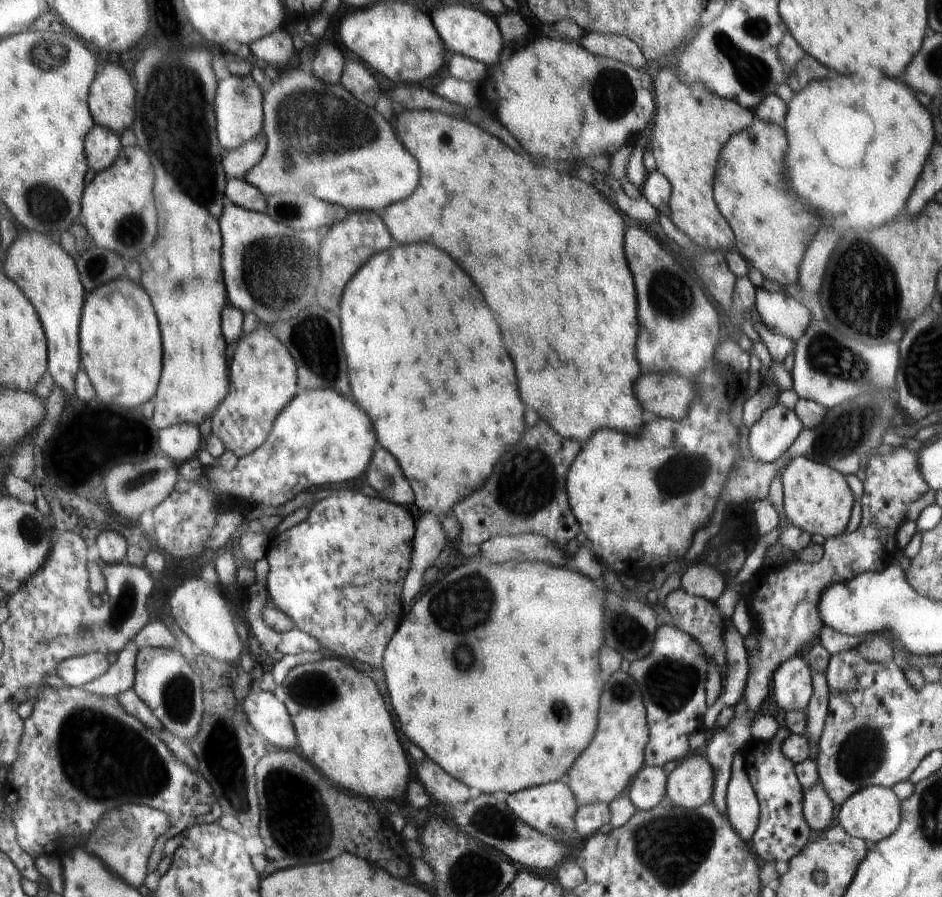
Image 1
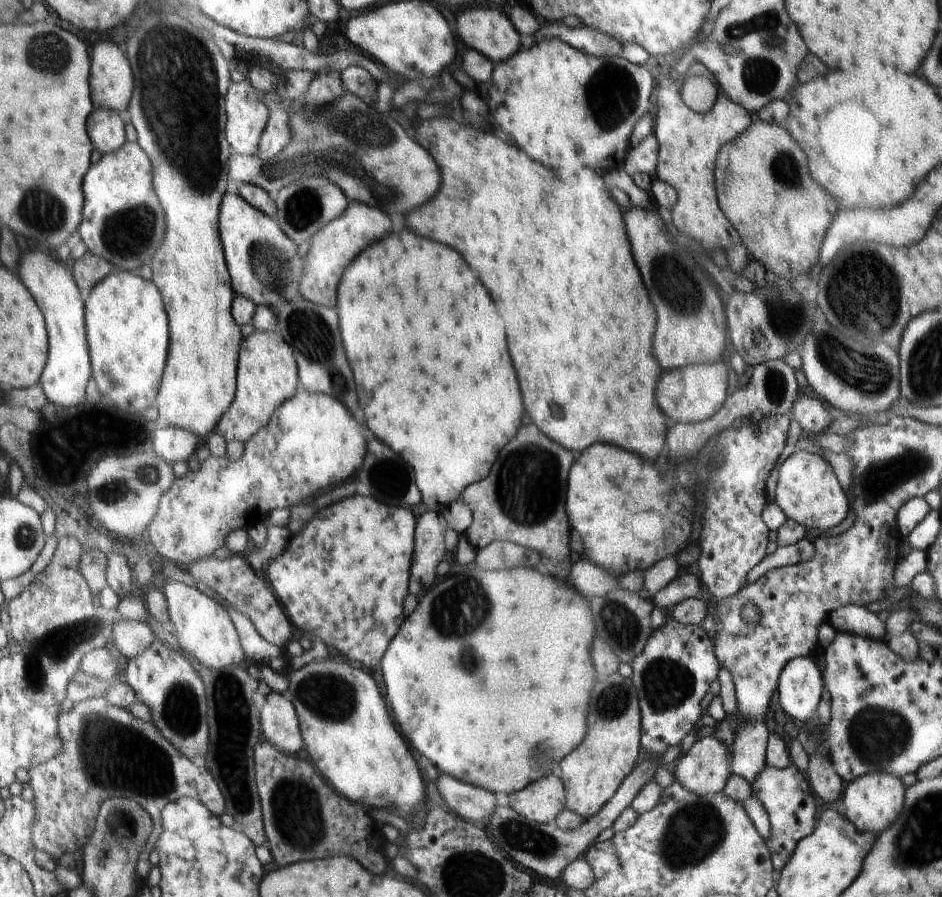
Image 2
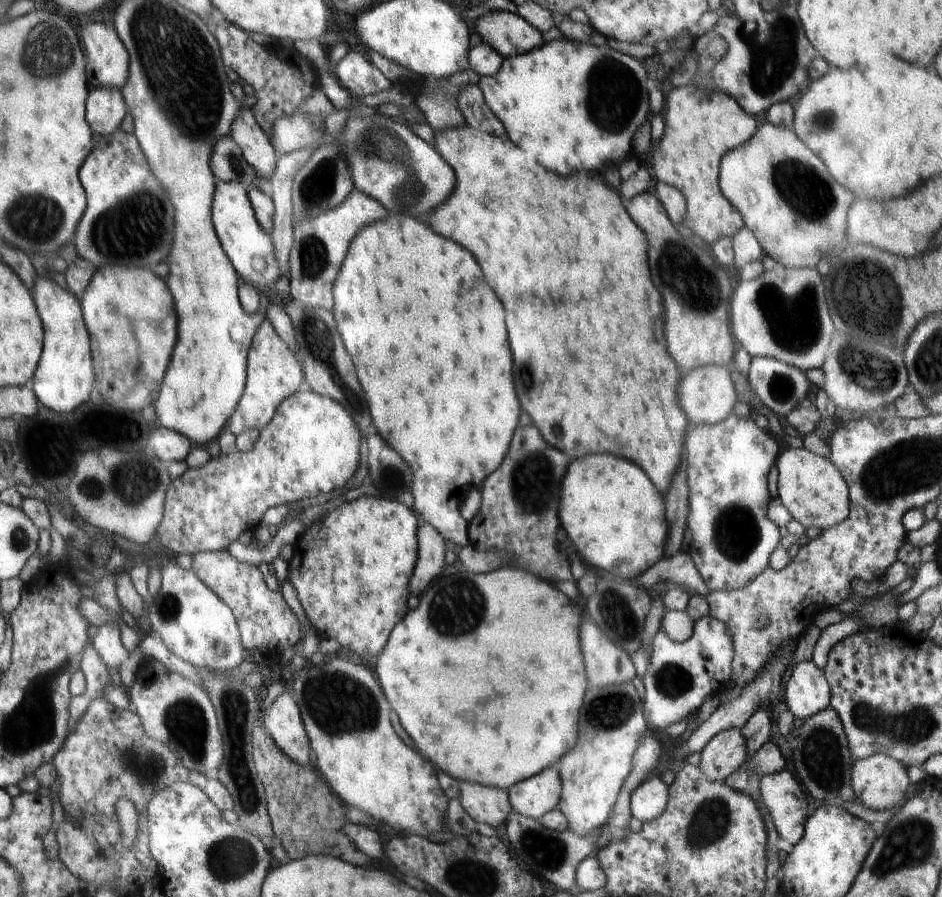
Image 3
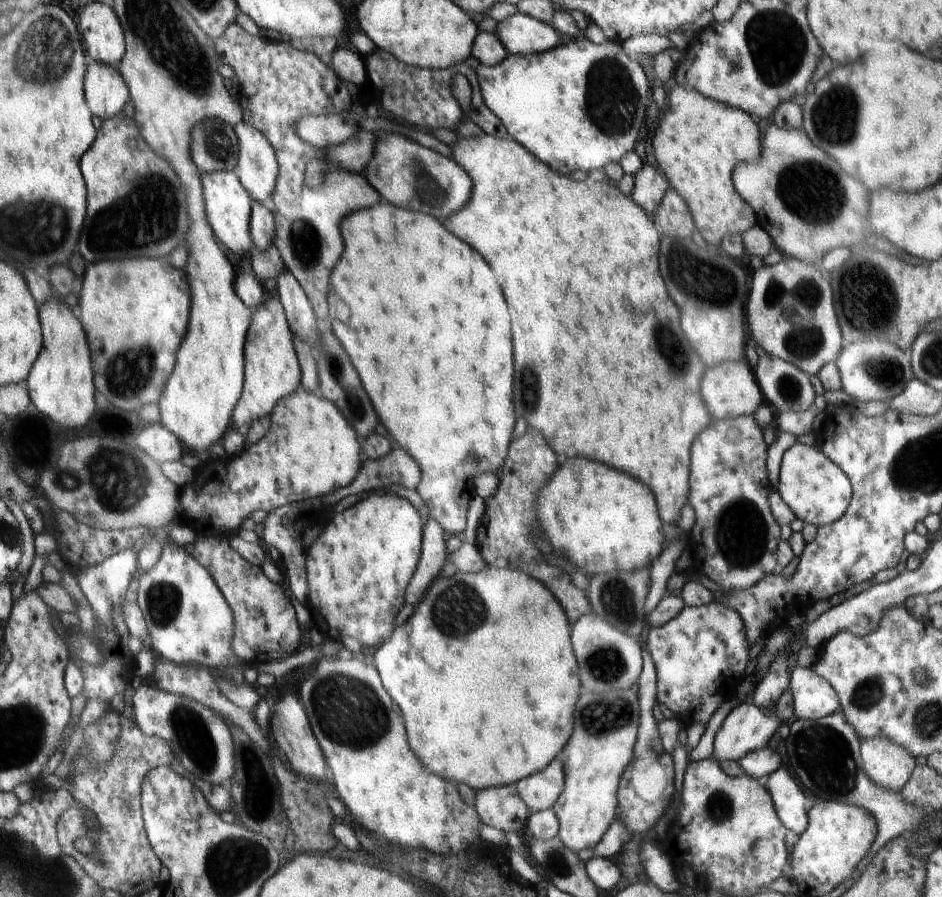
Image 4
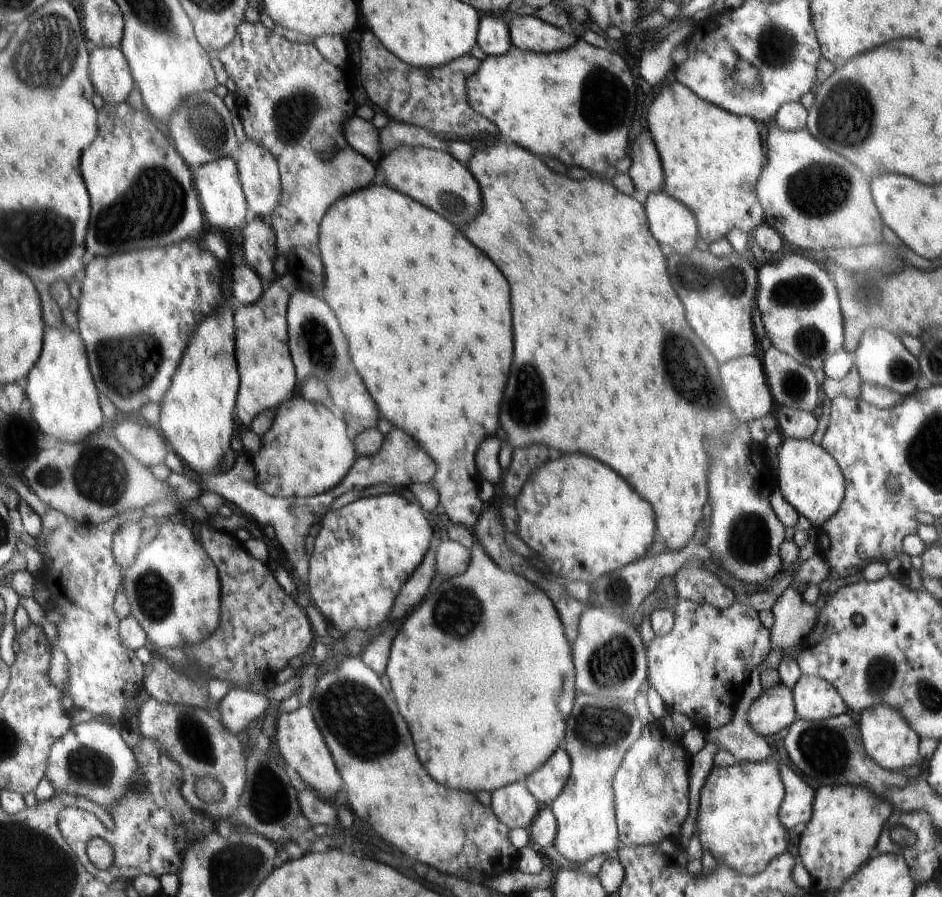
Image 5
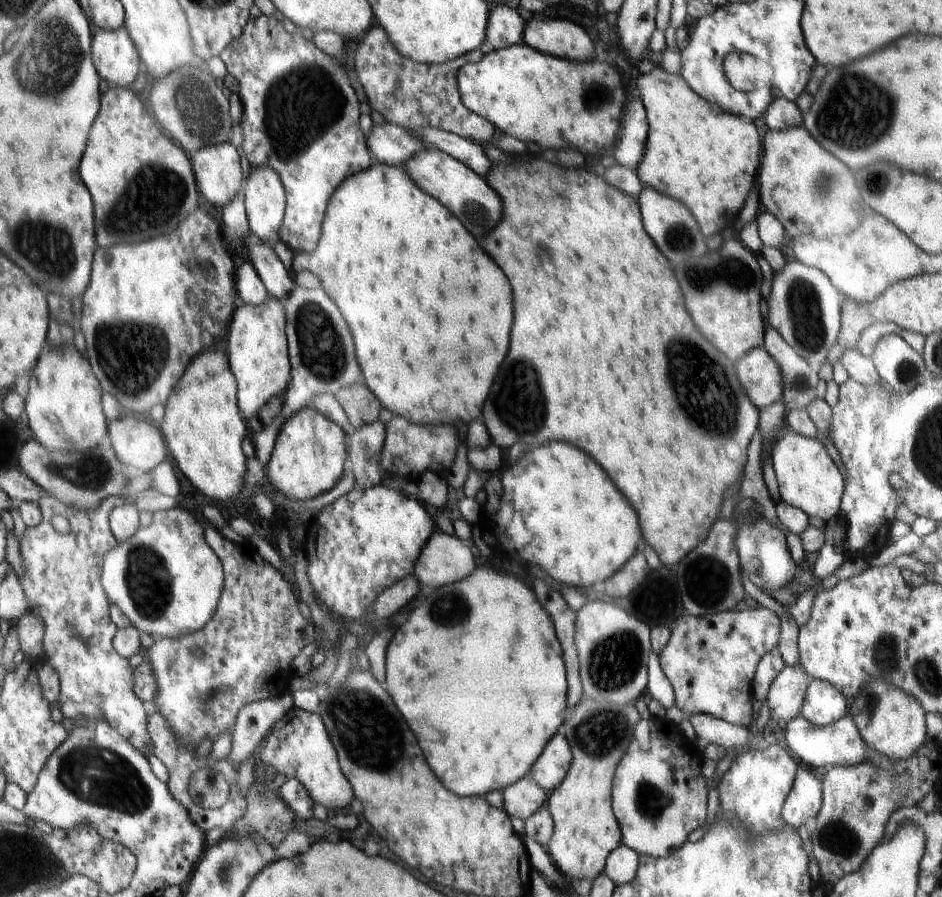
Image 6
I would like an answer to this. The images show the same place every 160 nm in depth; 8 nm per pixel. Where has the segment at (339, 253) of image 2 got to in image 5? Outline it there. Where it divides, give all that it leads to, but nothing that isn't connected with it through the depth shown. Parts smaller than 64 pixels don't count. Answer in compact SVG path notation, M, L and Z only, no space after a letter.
M245 21L243 25L238 28L238 33L235 38L232 38L231 45L226 46L224 49L217 51L214 54L220 62L224 65L224 70L228 77L236 84L235 100L237 105L237 114L242 122L242 127L245 131L246 139L254 140L258 144L262 144L270 154L275 156L278 160L280 171L283 176L283 184L285 185L285 201L280 202L279 208L272 214L270 220L271 229L275 232L276 246L278 247L278 254L285 256L289 262L289 272L296 276L298 279L299 287L303 287L306 290L310 290L311 294L323 299L322 286L324 286L324 270L322 255L319 251L319 225L327 213L327 210L335 205L340 198L354 192L354 190L360 190L364 186L370 186L374 182L376 176L376 166L368 159L362 156L360 152L356 152L344 138L344 126L348 124L348 114L354 112L354 100L350 98L352 94L348 92L346 88L346 80L344 80L344 74L340 68L336 68L335 64L326 58L318 50L318 48L312 46L312 42L309 39L302 39L299 42L291 42L288 38L284 38L281 28L277 27L275 30L268 30L262 22L251 23Z

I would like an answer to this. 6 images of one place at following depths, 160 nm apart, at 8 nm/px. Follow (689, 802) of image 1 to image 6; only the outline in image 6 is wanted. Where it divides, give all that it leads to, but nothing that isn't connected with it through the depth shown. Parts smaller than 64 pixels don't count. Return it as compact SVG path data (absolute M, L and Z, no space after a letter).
M800 664L797 667L785 666L780 671L765 698L773 724L778 727L778 722L786 724L801 715L806 687L811 680Z

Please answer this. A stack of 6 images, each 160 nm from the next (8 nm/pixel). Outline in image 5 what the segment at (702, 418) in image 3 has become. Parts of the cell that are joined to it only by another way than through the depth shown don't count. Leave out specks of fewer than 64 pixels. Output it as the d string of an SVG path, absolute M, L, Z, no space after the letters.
M759 354L742 356L720 365L720 380L724 386L726 402L730 404L730 410L734 410L738 422L745 424L751 420L764 418L771 412L774 398Z

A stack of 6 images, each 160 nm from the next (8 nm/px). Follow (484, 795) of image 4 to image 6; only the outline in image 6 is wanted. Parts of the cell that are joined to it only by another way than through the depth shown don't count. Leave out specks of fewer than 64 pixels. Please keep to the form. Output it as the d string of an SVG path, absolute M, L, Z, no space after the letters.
M529 775L508 785L501 793L503 809L510 817L515 816L523 821L542 808L548 798L545 790L540 788Z

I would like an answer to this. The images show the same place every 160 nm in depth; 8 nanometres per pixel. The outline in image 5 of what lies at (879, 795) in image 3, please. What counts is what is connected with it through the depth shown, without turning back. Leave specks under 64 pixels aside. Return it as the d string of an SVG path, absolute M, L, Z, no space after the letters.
M882 702L870 710L862 712L859 728L860 737L866 754L876 762L878 766L890 770L890 772L902 771L904 768L910 768L912 764L921 759L920 757L920 736L916 734L916 730L912 730L908 726L908 720L902 718L902 714L898 710L892 710L890 706L884 706Z

